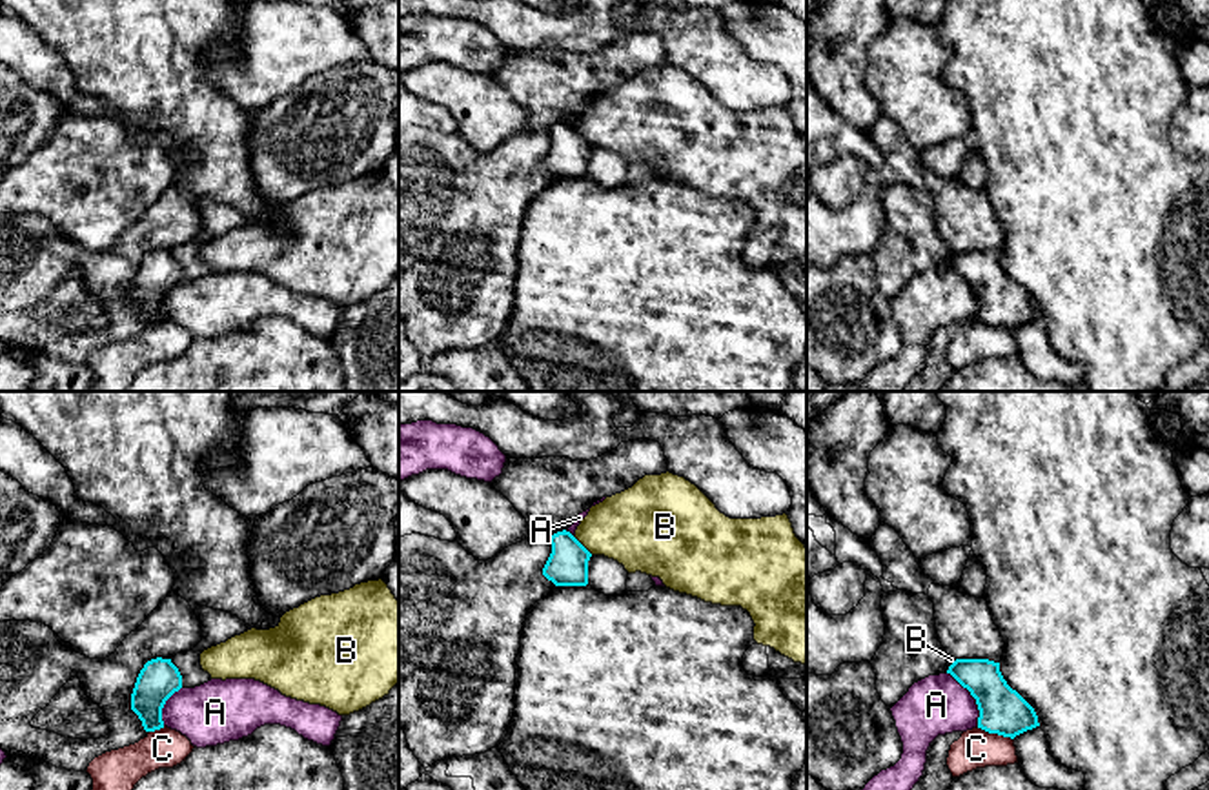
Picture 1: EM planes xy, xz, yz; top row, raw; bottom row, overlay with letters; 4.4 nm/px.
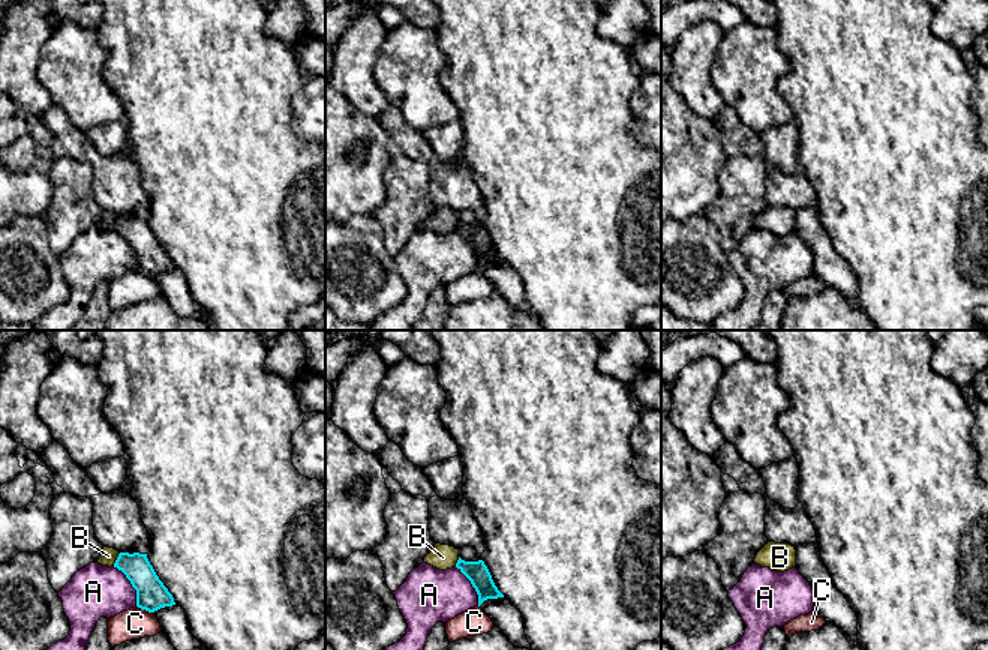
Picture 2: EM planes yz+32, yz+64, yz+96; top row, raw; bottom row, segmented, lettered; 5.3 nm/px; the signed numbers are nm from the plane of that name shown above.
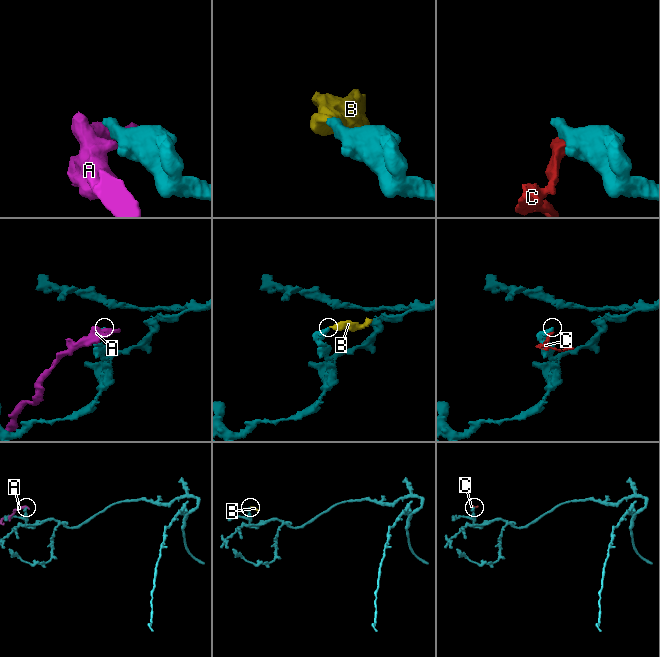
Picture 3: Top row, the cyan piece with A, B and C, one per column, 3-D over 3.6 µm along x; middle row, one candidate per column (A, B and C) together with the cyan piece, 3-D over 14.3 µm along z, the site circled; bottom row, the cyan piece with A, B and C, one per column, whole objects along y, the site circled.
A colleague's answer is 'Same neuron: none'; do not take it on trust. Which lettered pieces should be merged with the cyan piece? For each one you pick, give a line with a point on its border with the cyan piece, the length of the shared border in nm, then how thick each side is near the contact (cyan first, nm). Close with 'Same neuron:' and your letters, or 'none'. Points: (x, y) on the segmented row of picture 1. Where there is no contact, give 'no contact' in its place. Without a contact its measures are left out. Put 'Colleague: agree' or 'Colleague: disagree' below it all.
Same neuron: none
Colleague: agree

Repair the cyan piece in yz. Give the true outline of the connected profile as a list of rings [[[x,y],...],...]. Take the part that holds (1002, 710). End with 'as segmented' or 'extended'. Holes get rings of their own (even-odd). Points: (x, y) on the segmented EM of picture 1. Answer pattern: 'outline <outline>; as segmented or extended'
outline [[[956,659],[947,674],[976,699],[980,710],[978,728],[1014,739],[1040,726],[1034,708],[1003,679],[1000,663]]]; as segmented

